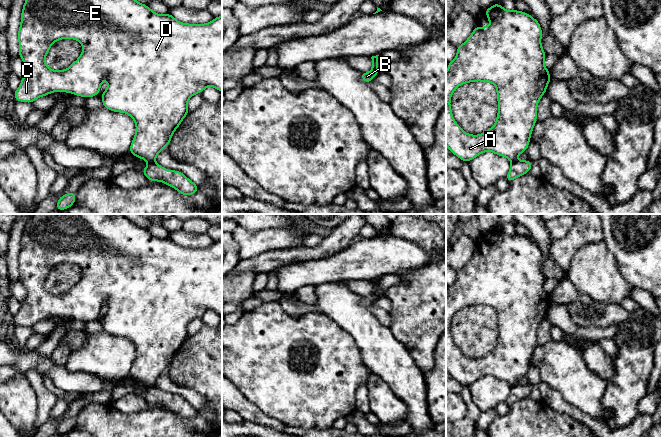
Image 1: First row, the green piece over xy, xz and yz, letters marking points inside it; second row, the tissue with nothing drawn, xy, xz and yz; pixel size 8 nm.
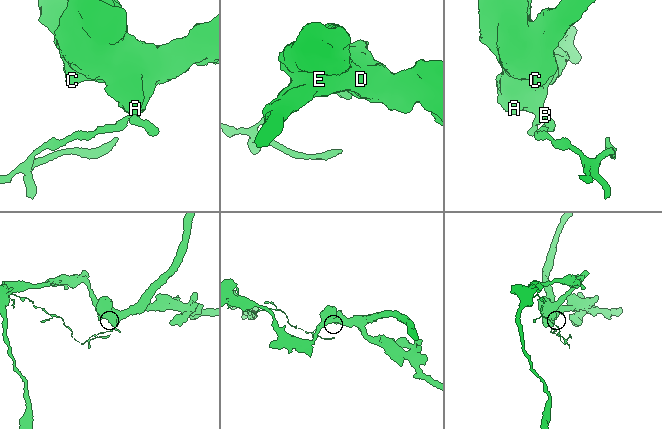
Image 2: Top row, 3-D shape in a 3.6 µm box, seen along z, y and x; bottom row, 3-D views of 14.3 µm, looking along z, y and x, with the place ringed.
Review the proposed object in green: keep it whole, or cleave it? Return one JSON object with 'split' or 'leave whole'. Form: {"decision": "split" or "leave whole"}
{"decision": "split"}

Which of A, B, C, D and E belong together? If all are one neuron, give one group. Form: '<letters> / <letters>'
A C D E / B

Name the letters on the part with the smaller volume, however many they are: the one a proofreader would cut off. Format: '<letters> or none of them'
B

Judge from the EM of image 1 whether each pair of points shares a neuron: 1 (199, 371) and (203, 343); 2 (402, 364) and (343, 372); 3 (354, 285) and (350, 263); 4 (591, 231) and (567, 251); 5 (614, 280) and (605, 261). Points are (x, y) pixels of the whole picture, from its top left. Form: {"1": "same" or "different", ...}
{"1": "same", "2": "different", "3": "different", "4": "same", "5": "same"}

